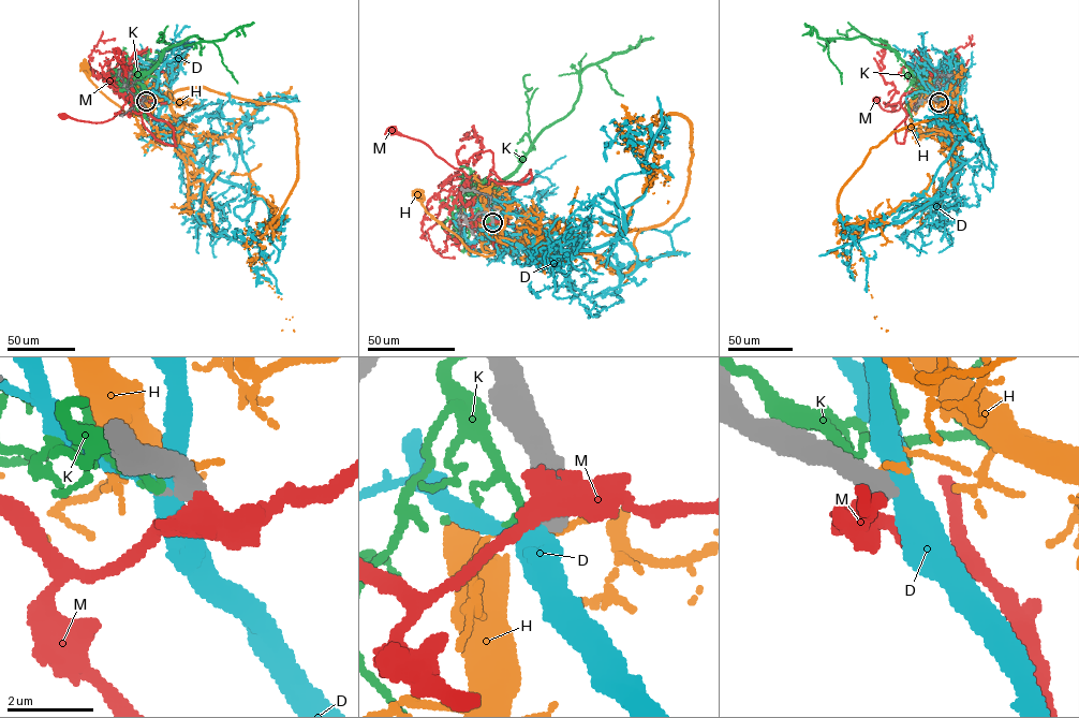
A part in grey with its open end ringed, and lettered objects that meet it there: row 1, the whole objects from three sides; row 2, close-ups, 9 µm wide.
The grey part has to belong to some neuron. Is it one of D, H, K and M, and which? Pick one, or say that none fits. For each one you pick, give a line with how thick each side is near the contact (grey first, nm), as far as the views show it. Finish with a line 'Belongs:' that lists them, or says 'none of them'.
Belongs: none of them

